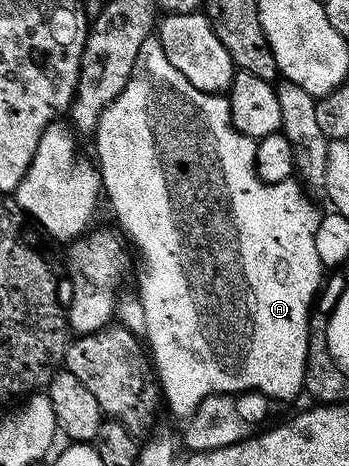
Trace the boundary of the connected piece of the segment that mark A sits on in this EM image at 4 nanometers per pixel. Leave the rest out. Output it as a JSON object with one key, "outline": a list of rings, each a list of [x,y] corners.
{"outline":[[[147,41],[136,56],[132,78],[126,87],[104,110],[96,124],[96,157],[102,189],[106,201],[112,204],[122,228],[128,232],[140,257],[144,260],[144,274],[140,277],[138,296],[146,311],[144,333],[148,337],[150,360],[160,382],[163,400],[168,409],[179,419],[187,418],[190,406],[211,393],[263,393],[276,401],[288,401],[303,392],[306,371],[306,355],[309,349],[309,315],[324,281],[324,266],[314,247],[314,235],[322,213],[304,195],[303,186],[293,178],[269,184],[256,174],[256,141],[245,133],[239,133],[232,123],[232,112],[227,96],[219,93],[203,93],[166,59],[159,43]]]}

